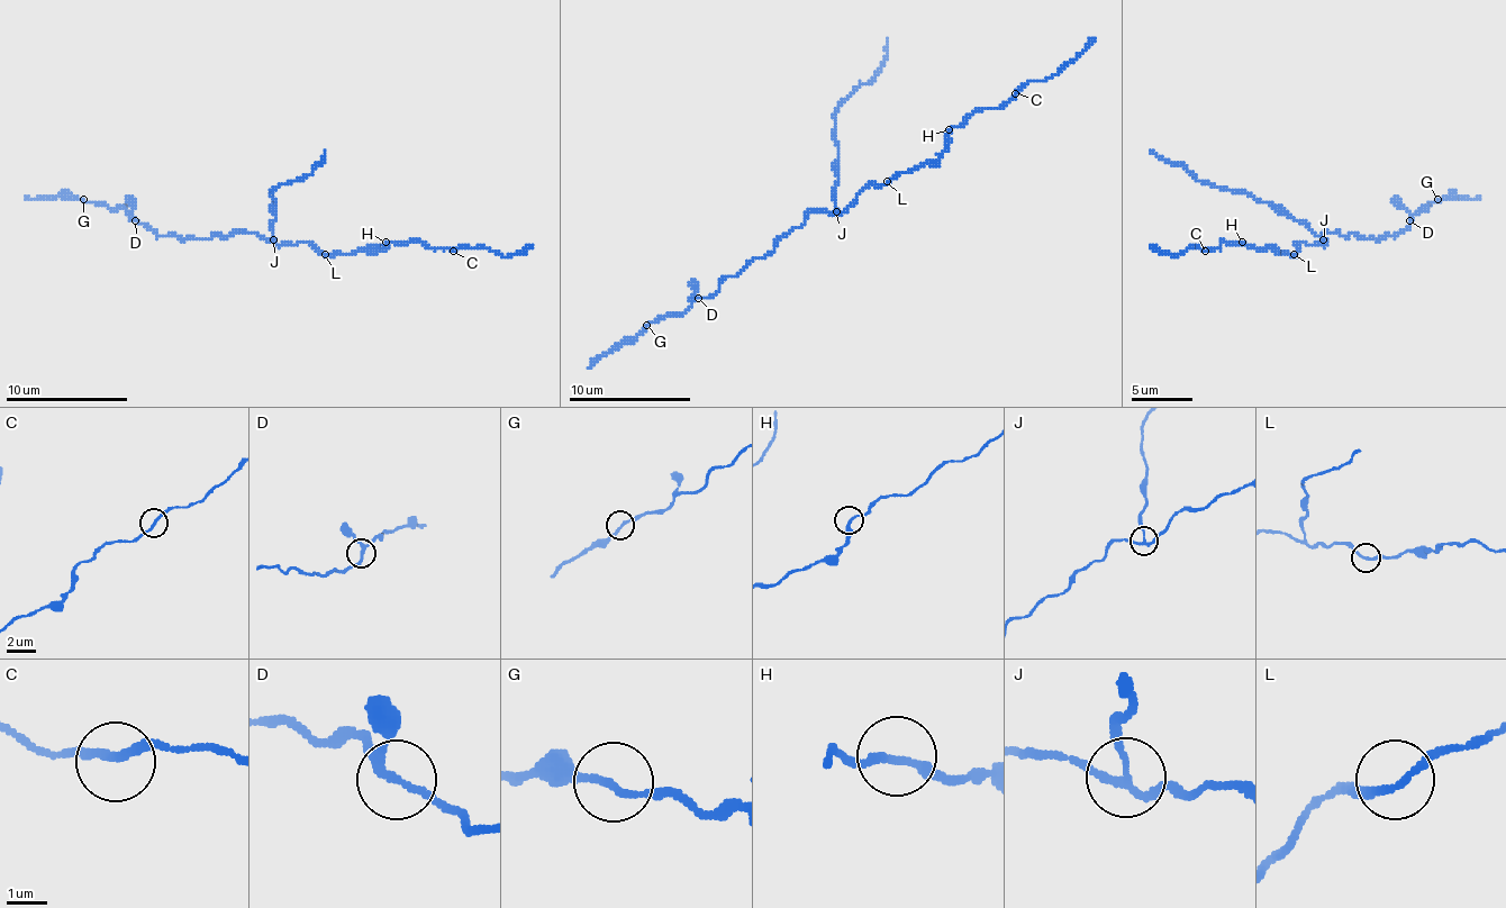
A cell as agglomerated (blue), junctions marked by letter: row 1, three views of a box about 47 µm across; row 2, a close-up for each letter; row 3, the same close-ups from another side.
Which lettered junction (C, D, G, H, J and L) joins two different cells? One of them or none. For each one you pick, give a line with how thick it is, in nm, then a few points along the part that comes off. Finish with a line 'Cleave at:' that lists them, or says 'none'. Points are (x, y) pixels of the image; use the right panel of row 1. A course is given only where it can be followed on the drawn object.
J: 150 nm thick; foreign part runs (1324, 238), (1267, 202), (1223, 190), (1150, 151)
Cleave at: J

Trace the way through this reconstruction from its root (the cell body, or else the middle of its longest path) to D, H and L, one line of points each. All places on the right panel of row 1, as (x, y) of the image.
D: (1321, 245), (1324, 245), (1324, 233), (1342, 236), (1352, 233), (1363, 238), (1382, 238), (1400, 233), (1409, 220)
H: (1321, 245), (1299, 242), (1294, 254), (1281, 254), (1269, 248), (1251, 248), (1242, 242)
L: (1321, 245), (1299, 242), (1294, 254)

